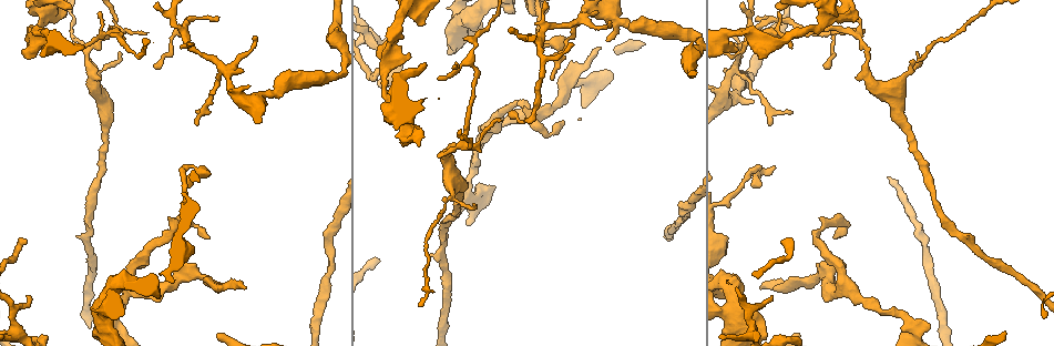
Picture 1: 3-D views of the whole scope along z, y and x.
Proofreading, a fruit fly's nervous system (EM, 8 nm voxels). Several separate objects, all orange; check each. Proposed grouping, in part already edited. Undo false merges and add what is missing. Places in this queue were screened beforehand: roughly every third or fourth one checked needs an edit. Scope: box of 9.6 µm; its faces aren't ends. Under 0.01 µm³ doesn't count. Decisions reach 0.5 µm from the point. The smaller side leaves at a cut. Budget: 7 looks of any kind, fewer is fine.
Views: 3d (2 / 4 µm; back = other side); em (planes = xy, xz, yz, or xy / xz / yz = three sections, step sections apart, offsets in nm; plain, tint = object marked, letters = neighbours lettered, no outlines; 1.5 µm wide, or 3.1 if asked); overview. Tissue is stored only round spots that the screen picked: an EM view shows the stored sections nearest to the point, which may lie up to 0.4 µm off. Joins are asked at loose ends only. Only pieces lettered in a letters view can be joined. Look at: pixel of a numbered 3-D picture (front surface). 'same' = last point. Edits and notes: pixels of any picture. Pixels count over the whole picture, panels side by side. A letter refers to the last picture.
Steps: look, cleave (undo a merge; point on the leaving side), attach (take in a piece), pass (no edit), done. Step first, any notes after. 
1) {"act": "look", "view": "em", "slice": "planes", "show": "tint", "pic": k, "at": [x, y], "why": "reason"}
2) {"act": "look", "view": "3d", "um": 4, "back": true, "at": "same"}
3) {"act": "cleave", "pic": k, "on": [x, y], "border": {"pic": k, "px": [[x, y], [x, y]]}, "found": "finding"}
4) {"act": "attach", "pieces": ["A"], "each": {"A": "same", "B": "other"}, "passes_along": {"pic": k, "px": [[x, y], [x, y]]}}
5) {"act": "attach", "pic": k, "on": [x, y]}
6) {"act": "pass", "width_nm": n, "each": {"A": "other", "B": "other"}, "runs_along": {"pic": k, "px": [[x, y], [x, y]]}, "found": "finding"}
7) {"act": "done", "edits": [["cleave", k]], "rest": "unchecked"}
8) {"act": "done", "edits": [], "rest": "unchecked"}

{"act": "look", "view": "3d", "um": 4, "pic": 1, "at": [453, 67], "why": "free end"}

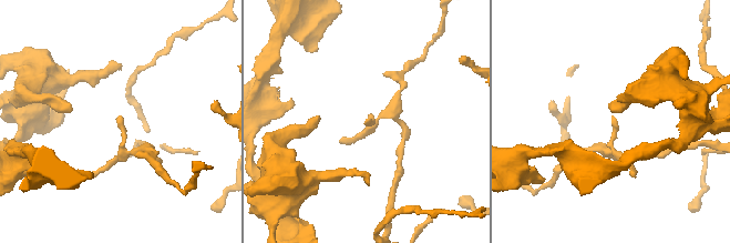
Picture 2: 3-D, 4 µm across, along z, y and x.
{"act": "look", "view": "em", "slice": "planes", "show": "plain", "pic": 2, "at": [613, 118], "why": "need the tissue"}

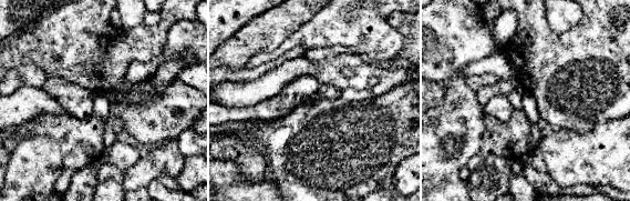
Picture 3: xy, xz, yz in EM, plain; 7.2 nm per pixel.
{"act": "look", "view": "em", "slice": "planes", "show": "letters", "at": "same"}

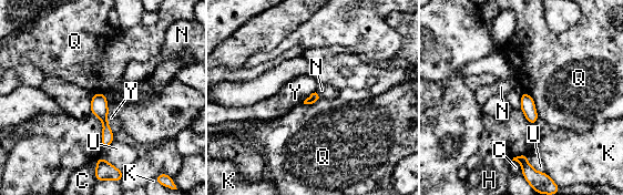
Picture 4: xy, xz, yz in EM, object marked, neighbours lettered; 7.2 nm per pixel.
{"act": "pass", "each": {"C": "other", "H": "other", "K": "other", "N": "other", "Q": "other", "U": "other", "Y": "other"}, "border": {"pic": 4, "px": [[108, 111], [108, 124], [113, 134]]}, "found": "none of them fits"}

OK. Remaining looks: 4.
{"act": "look", "view": "3d", "um": 4, "pic": 1, "at": [144, 34], "why": "free end"}

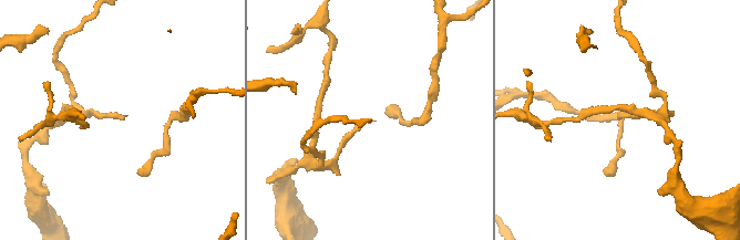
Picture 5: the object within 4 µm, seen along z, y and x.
{"act": "look", "view": "em", "slice": "planes", "show": "letters", "pic": 5, "at": [619, 116], "why": "now the EM"}

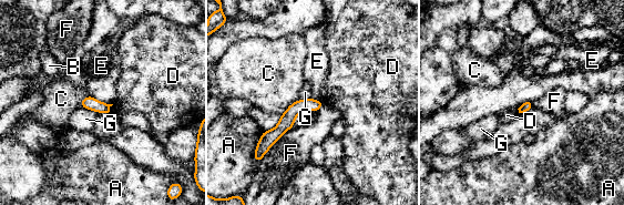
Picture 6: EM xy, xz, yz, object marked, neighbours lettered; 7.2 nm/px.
{"act": "pass", "longest_contact_nm": ["F", 380], "each": {"A": "other", "B": "other", "C": "other", "D": "other", "E": "other", "F": "other", "G": "other"}, "border": {"pic": 6, "px": [[80, 106], [92, 109], [98, 113]]}, "found": "no lettered piece goes on from it"}

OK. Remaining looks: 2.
{"act": "look", "view": "3d", "um": 2, "pic": 1, "at": [733, 70]}

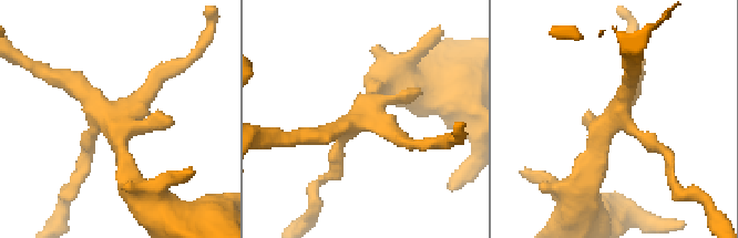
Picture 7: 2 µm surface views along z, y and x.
{"act": "look", "view": "em", "slice": "planes", "show": "letters", "pic": 7, "at": [618, 113], "why": "need the tissue"}

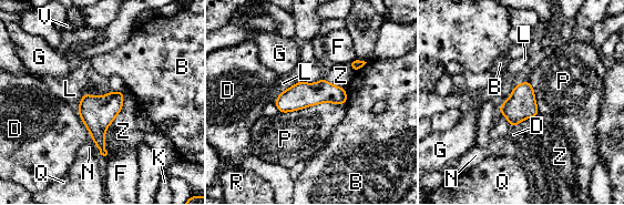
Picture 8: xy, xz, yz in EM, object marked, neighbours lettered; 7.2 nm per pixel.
{"act": "pass", "width_nm": 190, "longest_contact_nm": ["Z", 500], "each": {"B": "other", "D": "other", "F": "other", "G": "other", "K": "other", "L": "other", "N": "other", "P": "other", "Q": "other", "R": "other", "V": "other", "Z": "other"}, "found": "continuous, no second neuron"}

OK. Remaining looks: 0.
{"act": "done", "edits": [], "rest": "unchecked"}

